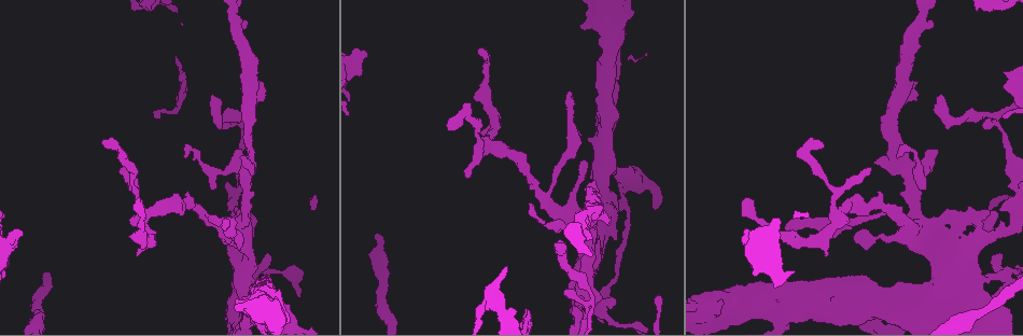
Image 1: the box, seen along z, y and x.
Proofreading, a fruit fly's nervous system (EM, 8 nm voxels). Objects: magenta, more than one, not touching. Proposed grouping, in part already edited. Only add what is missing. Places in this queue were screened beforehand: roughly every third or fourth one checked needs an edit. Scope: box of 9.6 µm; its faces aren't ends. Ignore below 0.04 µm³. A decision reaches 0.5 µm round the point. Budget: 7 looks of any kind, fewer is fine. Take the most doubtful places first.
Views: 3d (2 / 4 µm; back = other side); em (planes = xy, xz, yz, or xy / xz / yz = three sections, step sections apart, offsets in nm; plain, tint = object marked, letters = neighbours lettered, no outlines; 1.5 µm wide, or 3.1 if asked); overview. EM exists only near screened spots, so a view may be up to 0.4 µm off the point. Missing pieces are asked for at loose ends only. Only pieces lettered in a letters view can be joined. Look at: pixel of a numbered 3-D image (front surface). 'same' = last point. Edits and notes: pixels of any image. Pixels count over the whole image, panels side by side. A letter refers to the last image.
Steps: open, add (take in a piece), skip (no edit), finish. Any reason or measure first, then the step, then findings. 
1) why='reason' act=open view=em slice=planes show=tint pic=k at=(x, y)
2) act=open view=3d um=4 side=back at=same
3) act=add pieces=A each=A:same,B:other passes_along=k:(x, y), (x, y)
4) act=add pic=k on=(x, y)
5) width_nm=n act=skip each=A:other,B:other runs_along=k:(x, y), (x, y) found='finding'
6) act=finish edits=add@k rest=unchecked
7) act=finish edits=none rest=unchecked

why='stops while still wide' act=open view=em slice=planes show=letters pic=1 at=(918, 94)

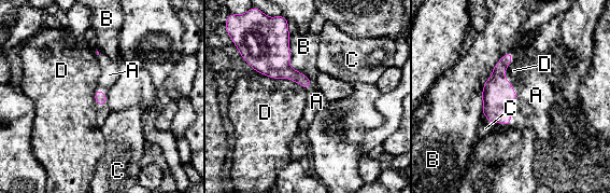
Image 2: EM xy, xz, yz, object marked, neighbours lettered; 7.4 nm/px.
act=add pieces=A each=A:same,B:other,C:other,D:other found='the neuron continues'

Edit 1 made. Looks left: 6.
why='stops while still wide' act=open view=em slice=planes show=letters pic=1 at=(363, 52)

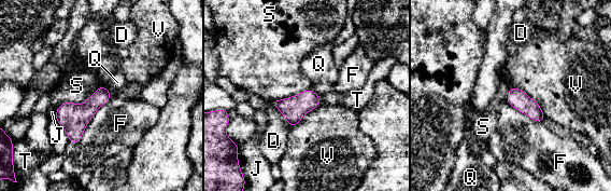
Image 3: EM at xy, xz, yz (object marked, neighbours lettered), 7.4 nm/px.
act=skip each=D:other,F:other,J:other,Q:other,S:other,T:other,V:other border=3:(101, 85), (84, 101), (56, 108) found='no lettered piece goes on from it'

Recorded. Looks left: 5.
why='an open end' act=open view=3d um=4 pic=1 at=(466, 177)

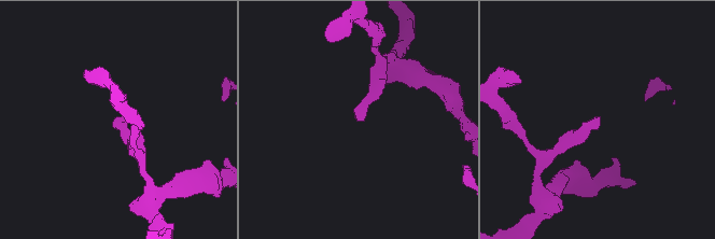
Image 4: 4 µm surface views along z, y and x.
act=open view=em slice=planes show=plain pic=4 at=(116, 119)

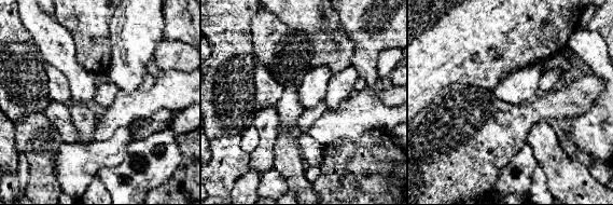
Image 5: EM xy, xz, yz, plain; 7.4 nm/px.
act=open view=em slice=planes show=letters at=same

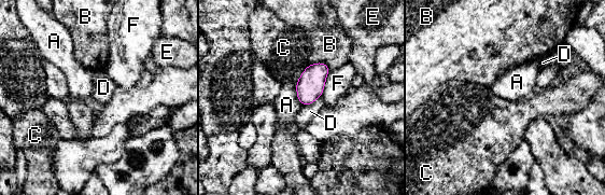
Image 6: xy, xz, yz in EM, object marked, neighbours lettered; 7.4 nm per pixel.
longest_contact=F:200nm act=skip each=A:other,B:other,C:other,D:other,E:other,F:other border=6:(307, 65), (323, 63), (331, 70) found='none of them fits'

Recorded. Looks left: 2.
act=finish edits=add@2 rest=unchecked

